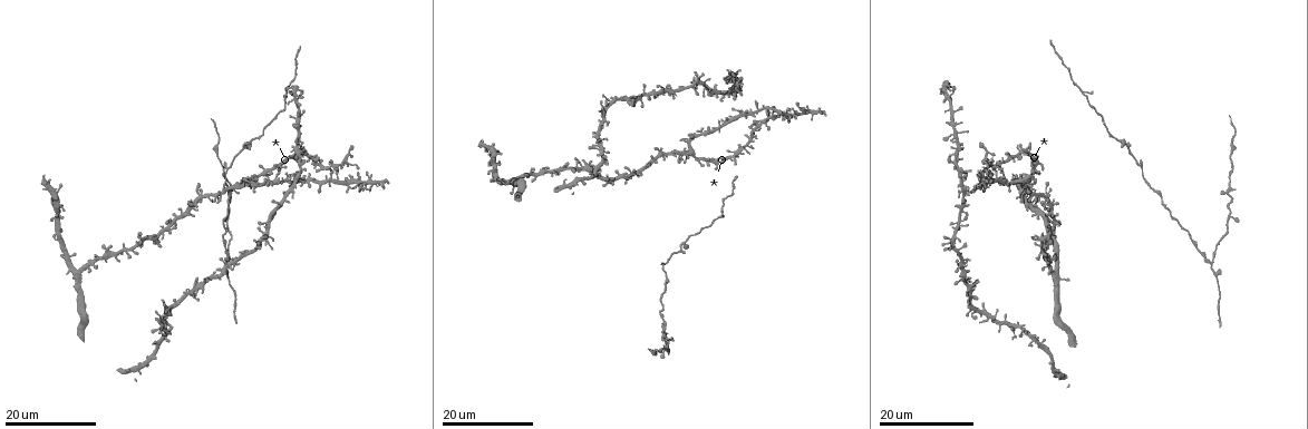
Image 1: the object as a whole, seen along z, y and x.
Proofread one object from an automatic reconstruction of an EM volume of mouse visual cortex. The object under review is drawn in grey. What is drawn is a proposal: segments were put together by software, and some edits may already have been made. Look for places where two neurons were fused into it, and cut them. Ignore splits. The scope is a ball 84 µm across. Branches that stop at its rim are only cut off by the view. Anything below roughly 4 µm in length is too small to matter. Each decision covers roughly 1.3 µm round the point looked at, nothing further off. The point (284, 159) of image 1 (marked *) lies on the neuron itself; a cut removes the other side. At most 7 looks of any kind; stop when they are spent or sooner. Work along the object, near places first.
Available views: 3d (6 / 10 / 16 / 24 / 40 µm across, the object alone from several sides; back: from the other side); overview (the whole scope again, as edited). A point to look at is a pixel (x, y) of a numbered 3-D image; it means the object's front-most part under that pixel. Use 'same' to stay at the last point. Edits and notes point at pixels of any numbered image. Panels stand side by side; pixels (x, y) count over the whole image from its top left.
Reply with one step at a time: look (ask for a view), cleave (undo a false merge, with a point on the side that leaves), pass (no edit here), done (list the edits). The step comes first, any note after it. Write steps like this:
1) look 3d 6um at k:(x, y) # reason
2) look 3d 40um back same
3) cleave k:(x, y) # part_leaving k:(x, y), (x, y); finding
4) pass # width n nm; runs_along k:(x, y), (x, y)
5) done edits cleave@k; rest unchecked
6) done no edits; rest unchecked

look 3d 16um at 1:(227, 169) # two arms in line, one across

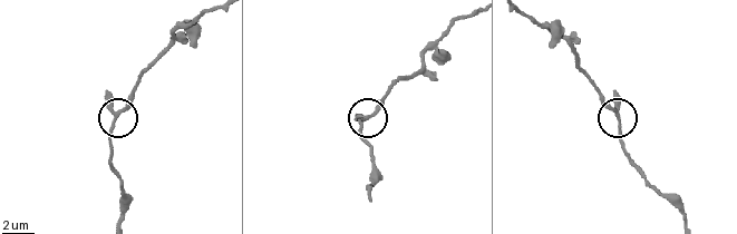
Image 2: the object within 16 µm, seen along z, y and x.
look 3d 10um at 2:(117, 111)

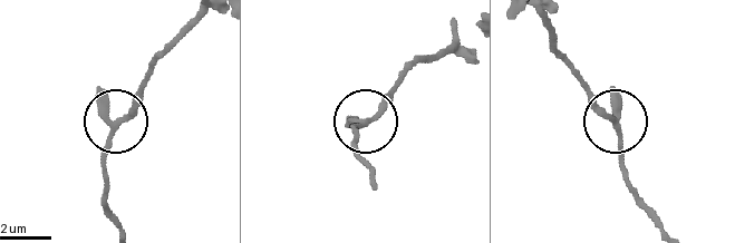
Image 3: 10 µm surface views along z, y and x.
look 3d 10um back at 3:(615, 124) # from behind

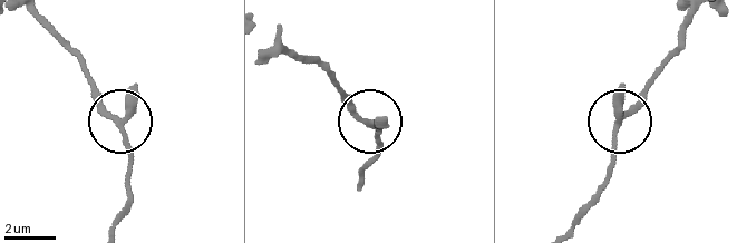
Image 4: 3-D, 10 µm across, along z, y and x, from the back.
pass # runs_along 4:(695, 15), (679, 46), (620, 123), (609, 178); all the same neuron

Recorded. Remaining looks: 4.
look 3d 16um at 1:(285, 98) # sudden change in width

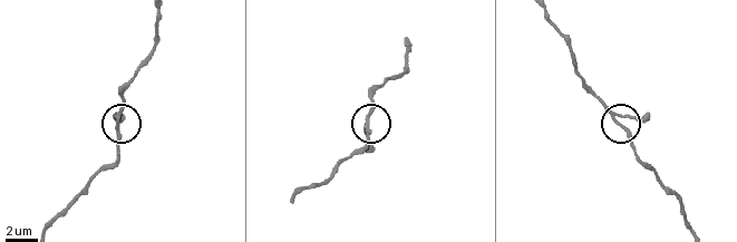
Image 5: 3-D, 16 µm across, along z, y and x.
look 3d 10um at 5:(369, 129) # closer look

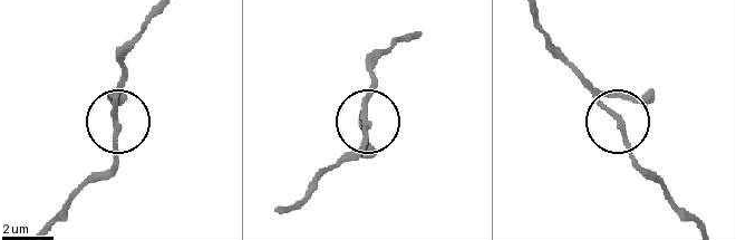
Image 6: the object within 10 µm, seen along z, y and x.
pass # width 150 nm; one neuron here

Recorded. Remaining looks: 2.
look 3d 24um at 1:(303, 182) # three-way junction

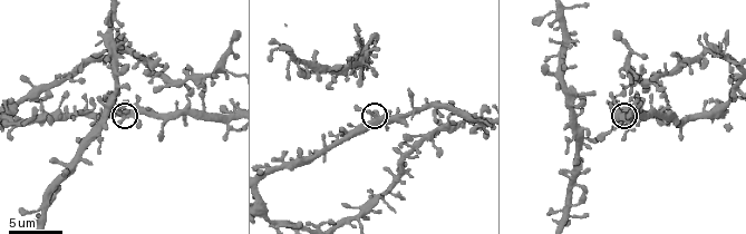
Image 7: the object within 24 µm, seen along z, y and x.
look 3d 6um at 7:(122, 113)

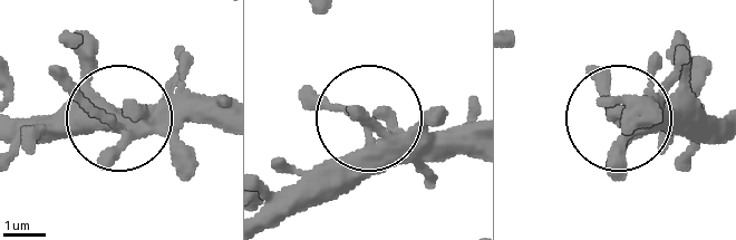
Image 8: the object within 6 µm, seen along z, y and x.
pass # arms 3; all the same neuron

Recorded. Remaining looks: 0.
done no edits; rest unchecked

